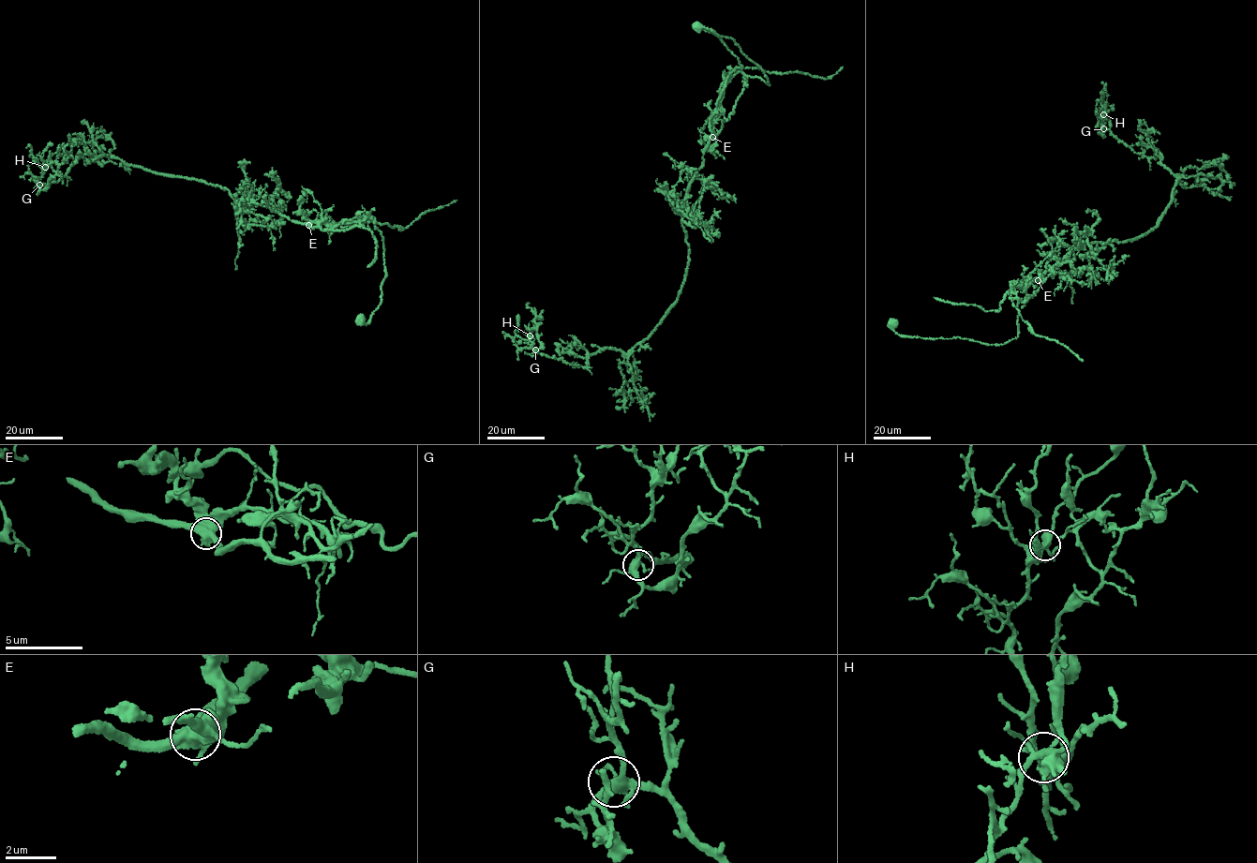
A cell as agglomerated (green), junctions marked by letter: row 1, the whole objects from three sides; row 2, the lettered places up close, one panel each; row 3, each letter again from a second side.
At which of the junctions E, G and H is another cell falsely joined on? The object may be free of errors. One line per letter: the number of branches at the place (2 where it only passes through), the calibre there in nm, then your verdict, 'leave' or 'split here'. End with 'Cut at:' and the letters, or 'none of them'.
E: 4 branches meet; 600 nm thick; split here
G: 5 branches meet; 360 nm thick; leave
H: 4 branches meet; 360 nm thick; leave
Cut at: E

